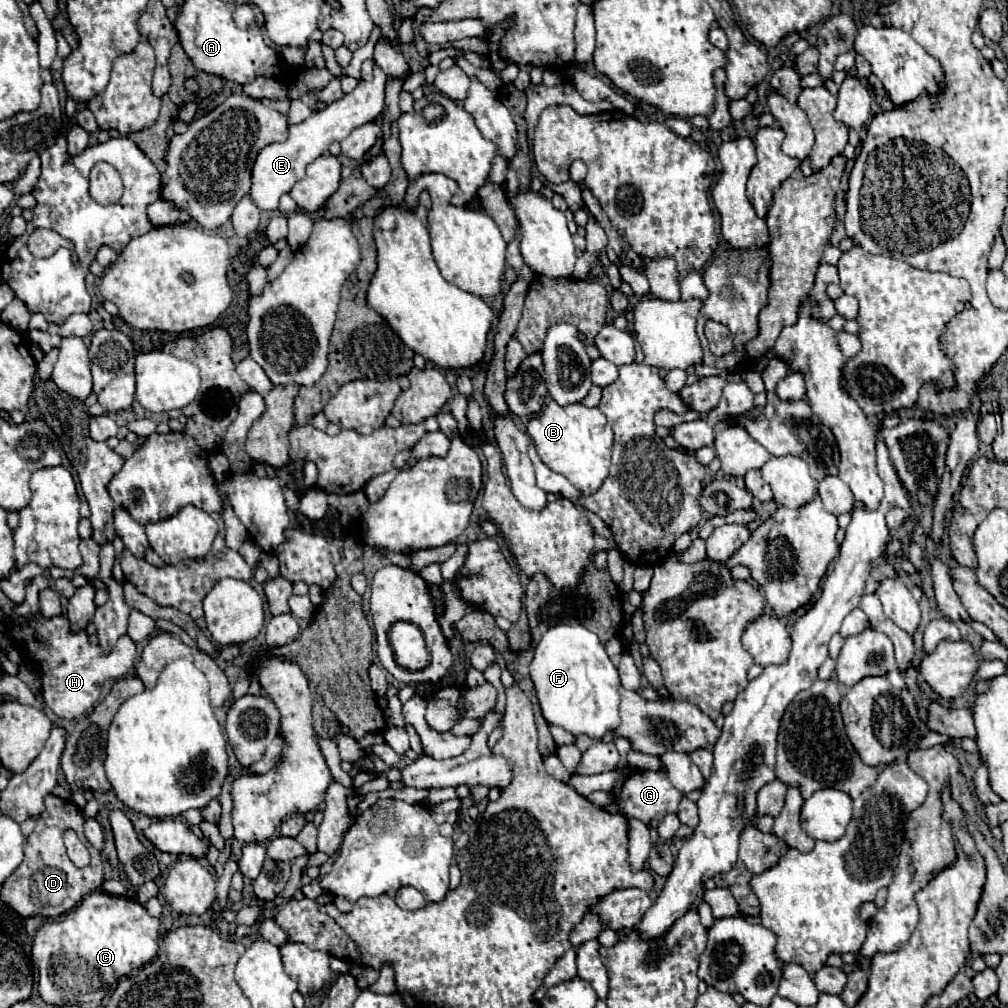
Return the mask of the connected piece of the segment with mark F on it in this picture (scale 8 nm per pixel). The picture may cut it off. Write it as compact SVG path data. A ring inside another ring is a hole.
M572 621L569 625L555 625L543 633L541 641L535 647L535 657L531 661L531 679L535 683L537 699L541 705L541 713L551 725L559 725L565 731L577 735L587 735L591 739L603 739L605 733L613 733L621 719L619 719L619 671L611 663L605 653L605 645L597 639L593 631L583 627L582 623Z

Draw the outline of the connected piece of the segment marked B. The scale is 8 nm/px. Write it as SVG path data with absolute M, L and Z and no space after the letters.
M547 403L545 409L531 419L527 427L533 445L541 461L555 473L565 475L583 495L593 495L609 475L613 431L605 415L595 407L589 409L583 403L573 403L561 407L557 403Z

